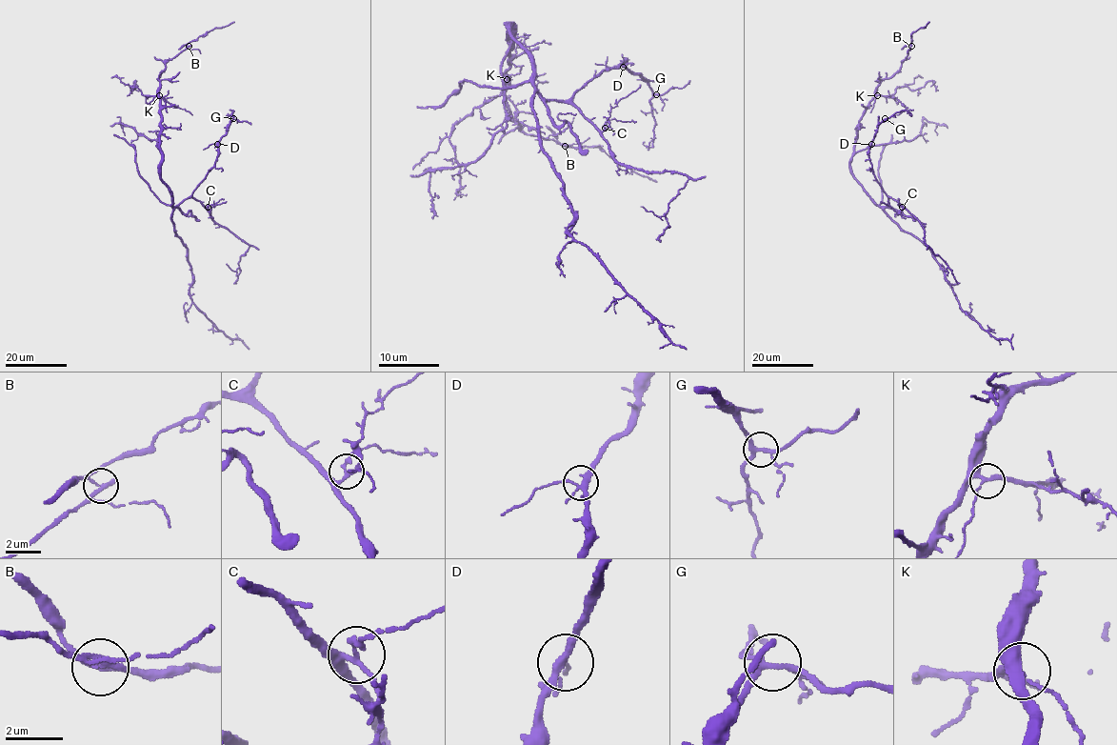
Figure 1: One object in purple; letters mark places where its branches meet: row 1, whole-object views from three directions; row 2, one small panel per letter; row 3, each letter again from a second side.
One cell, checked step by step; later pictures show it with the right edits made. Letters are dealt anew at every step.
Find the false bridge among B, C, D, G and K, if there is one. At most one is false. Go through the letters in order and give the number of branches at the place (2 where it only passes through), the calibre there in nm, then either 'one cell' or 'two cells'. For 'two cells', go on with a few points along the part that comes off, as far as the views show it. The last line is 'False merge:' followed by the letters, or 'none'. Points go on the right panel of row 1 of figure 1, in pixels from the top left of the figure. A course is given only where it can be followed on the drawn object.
B: 4 branches meet; 170 nm thick; two cells; foreign part runs (911, 46), (911, 35), (929, 21)
C: 3 branches meet; 170 nm thick; one cell
D: 4 branches meet; 240 nm thick; one cell
G: 4 branches meet; 190 nm thick; one cell
K: 4 branches meet; 240 nm thick; one cell
False merge: B

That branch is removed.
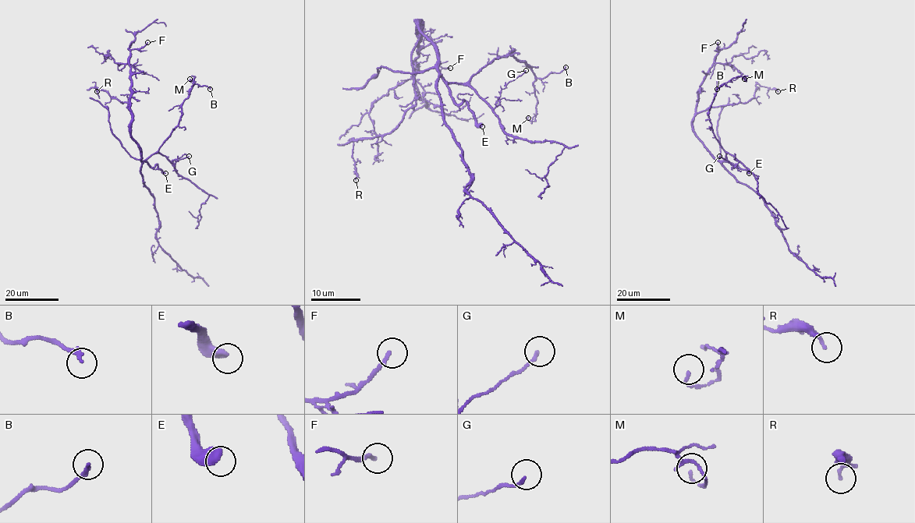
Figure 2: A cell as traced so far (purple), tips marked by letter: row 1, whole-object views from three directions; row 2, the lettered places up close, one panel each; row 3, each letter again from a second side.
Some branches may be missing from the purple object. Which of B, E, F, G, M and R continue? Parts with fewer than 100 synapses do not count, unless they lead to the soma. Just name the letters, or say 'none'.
E

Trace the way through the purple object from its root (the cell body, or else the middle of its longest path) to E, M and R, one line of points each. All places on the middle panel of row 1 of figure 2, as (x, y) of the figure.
E: (438, 69), (438, 74), (451, 97), (457, 104), (465, 101), (474, 120), (482, 126)
M: (438, 69), (447, 82), (466, 83), (480, 68), (512, 51), (535, 79), (535, 120), (528, 118)
R: (438, 69), (438, 52), (420, 32), (419, 22), (411, 53), (415, 104), (389, 132), (354, 137), (356, 180)

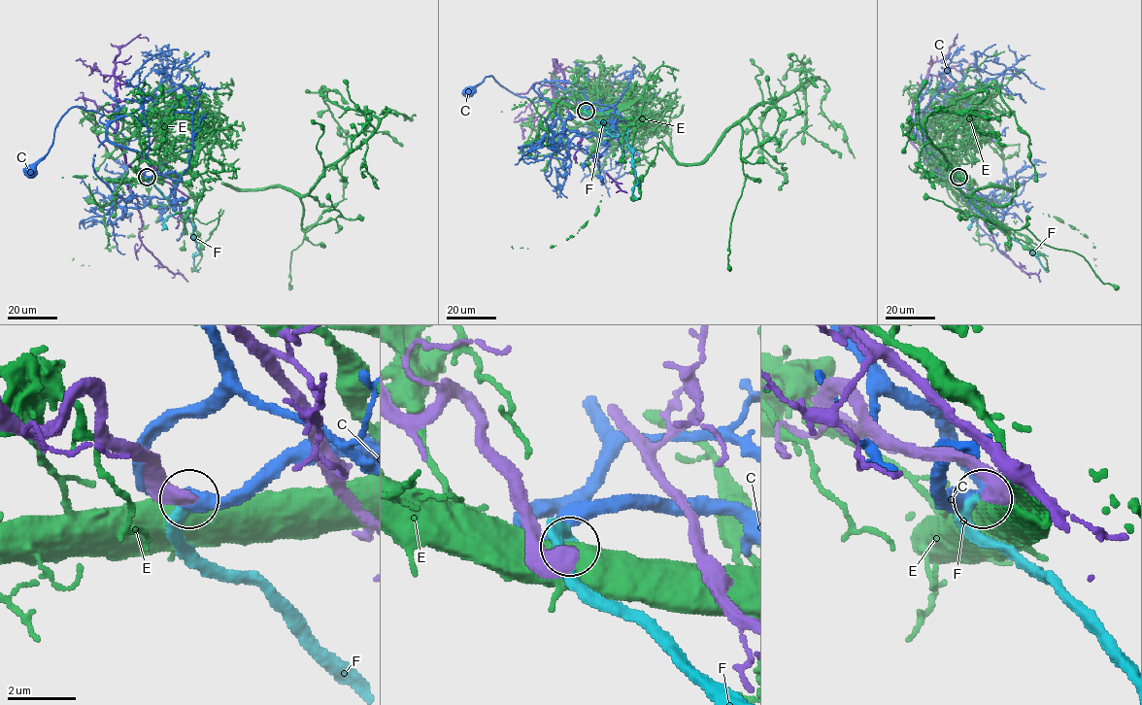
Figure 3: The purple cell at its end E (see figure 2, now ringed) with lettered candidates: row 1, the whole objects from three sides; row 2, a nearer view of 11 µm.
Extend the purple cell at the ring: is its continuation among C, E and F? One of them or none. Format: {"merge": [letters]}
{"merge": ["F"]}

